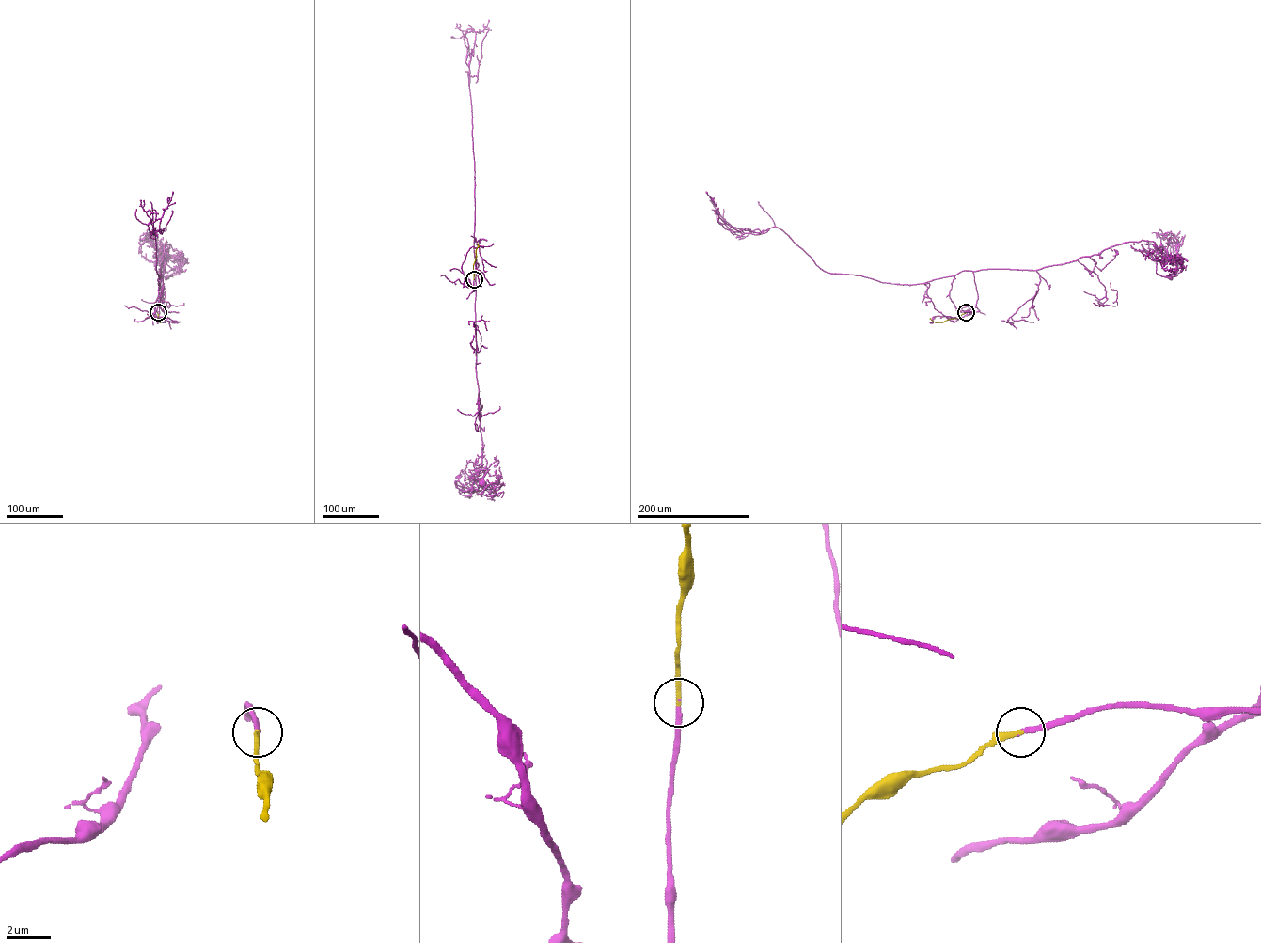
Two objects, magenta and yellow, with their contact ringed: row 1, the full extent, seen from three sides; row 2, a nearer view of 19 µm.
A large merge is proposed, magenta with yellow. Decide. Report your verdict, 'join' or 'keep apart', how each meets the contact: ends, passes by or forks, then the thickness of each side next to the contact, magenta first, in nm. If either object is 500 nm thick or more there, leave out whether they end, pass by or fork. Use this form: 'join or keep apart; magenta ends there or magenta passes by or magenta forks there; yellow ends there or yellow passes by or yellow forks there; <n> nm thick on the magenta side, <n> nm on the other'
join; magenta ends there; yellow ends there; 220 nm thick on the magenta side, 240 nm on the other

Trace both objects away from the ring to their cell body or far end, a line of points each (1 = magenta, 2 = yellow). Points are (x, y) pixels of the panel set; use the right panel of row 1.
1: (966, 312), (979, 310), (974, 272), (1039, 270), (1099, 254), (1128, 242), (1153, 242), (1156, 273), (1170, 278)
2: (966, 312), (940, 322), (930, 318)

